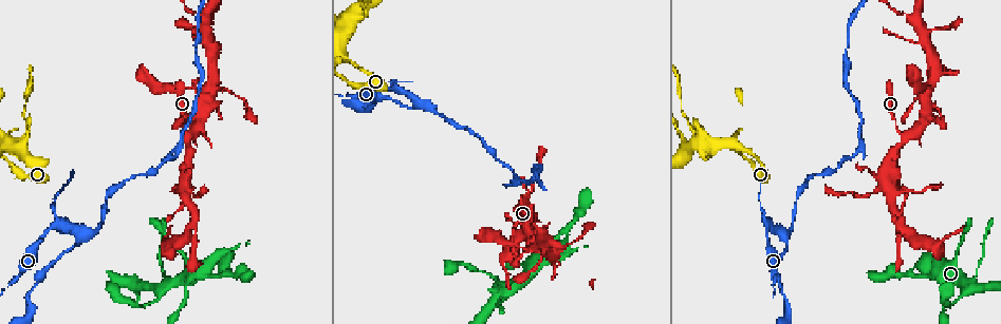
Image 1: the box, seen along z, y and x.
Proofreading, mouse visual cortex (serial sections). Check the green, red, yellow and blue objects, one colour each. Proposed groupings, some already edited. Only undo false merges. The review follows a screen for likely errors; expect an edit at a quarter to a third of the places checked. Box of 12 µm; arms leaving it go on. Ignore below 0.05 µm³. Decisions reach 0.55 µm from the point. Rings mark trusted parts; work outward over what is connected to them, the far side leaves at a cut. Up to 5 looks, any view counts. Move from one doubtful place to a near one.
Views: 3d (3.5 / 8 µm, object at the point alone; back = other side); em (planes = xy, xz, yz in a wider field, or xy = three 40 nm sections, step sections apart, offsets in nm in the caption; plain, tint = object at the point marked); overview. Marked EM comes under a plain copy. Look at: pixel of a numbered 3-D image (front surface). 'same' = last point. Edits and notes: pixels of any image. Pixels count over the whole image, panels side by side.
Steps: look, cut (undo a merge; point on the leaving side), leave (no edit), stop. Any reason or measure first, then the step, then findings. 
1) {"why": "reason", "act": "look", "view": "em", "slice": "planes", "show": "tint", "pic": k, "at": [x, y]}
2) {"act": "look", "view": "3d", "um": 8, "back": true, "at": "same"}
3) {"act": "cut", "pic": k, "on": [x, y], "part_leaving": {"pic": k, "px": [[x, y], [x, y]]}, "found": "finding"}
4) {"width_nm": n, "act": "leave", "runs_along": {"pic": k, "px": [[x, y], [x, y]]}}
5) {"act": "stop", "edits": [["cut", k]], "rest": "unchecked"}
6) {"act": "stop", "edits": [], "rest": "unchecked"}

{"act": "look", "view": "3d", "um": 3.5, "back": true, "pic": 1, "at": [692, 129]}

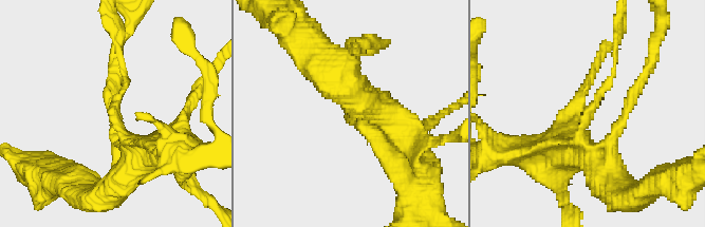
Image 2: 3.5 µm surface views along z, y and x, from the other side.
{"act": "look", "view": "em", "slice": "xy", "step": 2, "show": "tint", "pic": 2, "at": [583, 122]}

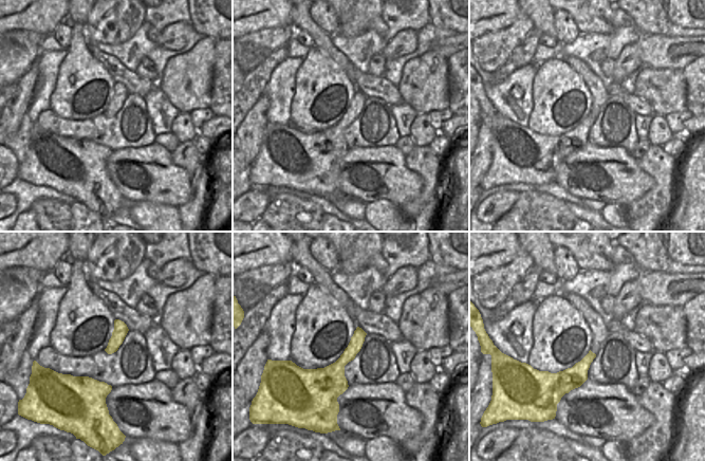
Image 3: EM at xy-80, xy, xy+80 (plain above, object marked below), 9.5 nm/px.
{"act": "leave", "runs_along": {"pic": 2, "px": [[167, 149], [118, 127], [122, 58]]}, "found": "one cell here"}

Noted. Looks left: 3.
{"why": "narrows sharply", "act": "look", "view": "3d", "um": 8, "back": true, "pic": 1, "at": [49, 228]}

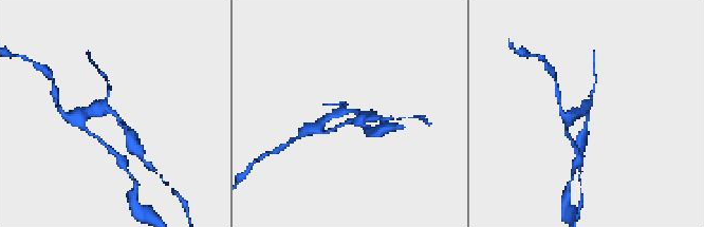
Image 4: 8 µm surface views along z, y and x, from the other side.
{"why": "shape alone is not enough", "act": "look", "view": "em", "slice": "xy", "step": 1, "show": "tint", "pic": 4, "at": [588, 116]}

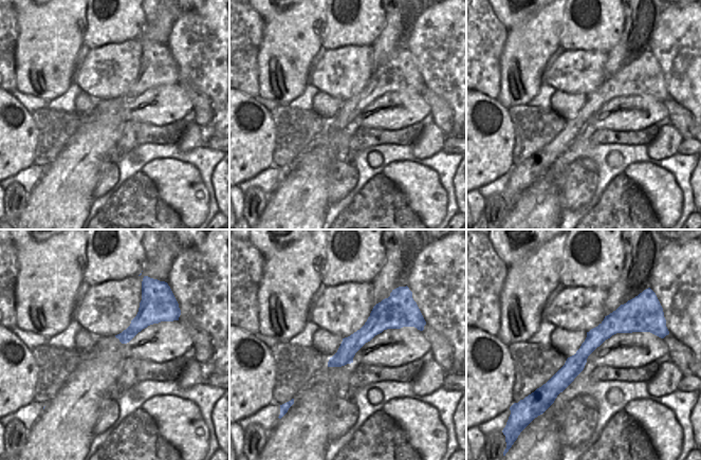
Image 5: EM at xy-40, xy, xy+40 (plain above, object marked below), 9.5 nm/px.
{"act": "leave", "runs_along": {"pic": 4, "px": [[129, 138], [111, 111], [87, 110]]}, "found": "all the same cell"}

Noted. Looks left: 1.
{"act": "stop", "edits": [], "rest": "unchecked"}

